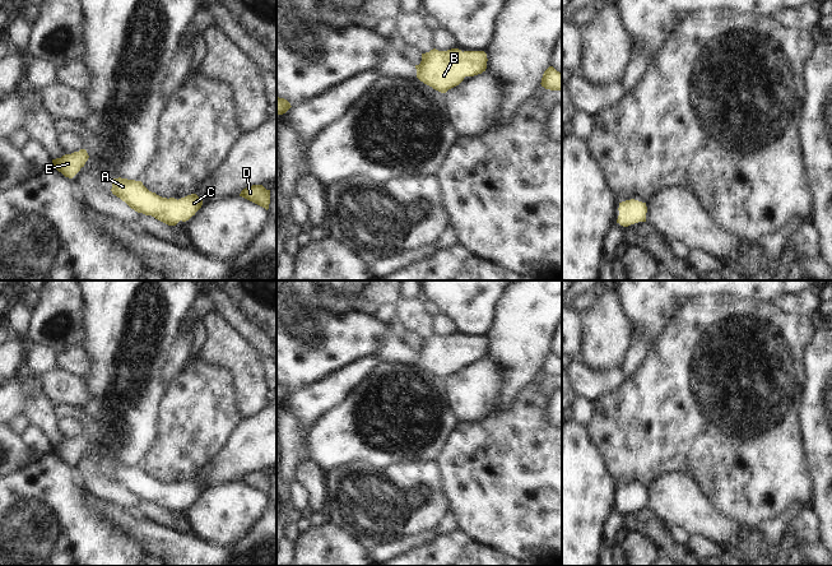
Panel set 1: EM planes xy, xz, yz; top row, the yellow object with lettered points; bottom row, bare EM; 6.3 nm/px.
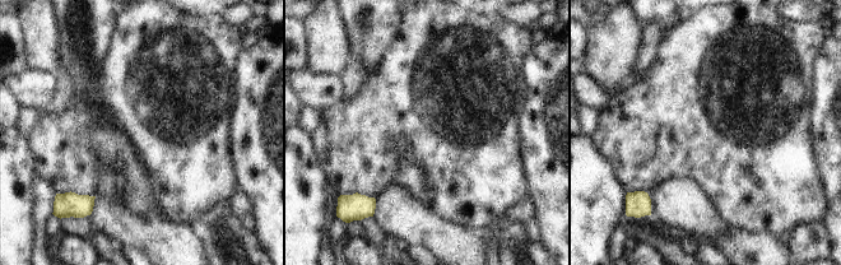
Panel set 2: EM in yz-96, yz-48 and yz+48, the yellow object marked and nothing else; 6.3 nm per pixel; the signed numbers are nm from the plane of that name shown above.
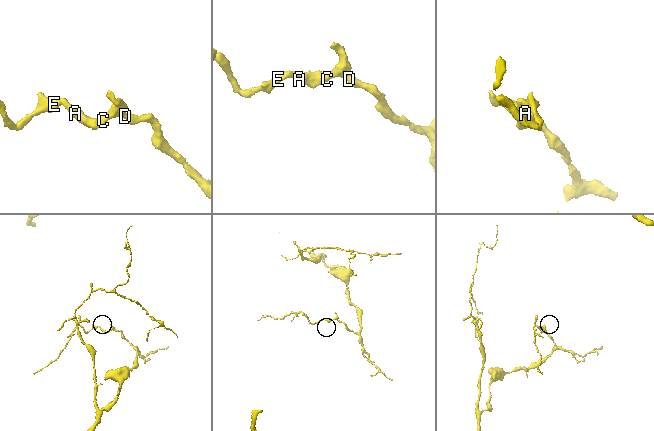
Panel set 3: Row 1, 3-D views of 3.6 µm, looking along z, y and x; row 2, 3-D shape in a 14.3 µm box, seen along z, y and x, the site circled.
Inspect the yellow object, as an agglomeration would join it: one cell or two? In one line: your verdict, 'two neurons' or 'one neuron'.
one neuron

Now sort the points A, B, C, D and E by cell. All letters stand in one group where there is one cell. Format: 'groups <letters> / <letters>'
groups A B C D E

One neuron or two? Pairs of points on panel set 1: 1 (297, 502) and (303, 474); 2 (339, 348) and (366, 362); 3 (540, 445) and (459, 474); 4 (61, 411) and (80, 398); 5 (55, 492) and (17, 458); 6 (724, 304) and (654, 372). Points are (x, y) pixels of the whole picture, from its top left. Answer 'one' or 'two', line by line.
1: two
2: two
3: one
4: two
5: two
6: one

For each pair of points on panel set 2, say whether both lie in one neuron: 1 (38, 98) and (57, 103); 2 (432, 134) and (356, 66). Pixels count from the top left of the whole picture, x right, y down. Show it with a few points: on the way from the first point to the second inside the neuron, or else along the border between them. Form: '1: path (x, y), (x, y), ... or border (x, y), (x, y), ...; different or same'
1: border (56, 74), (54, 98), (43, 110); different
2: border (366, 75), (361, 87), (347, 100); different

